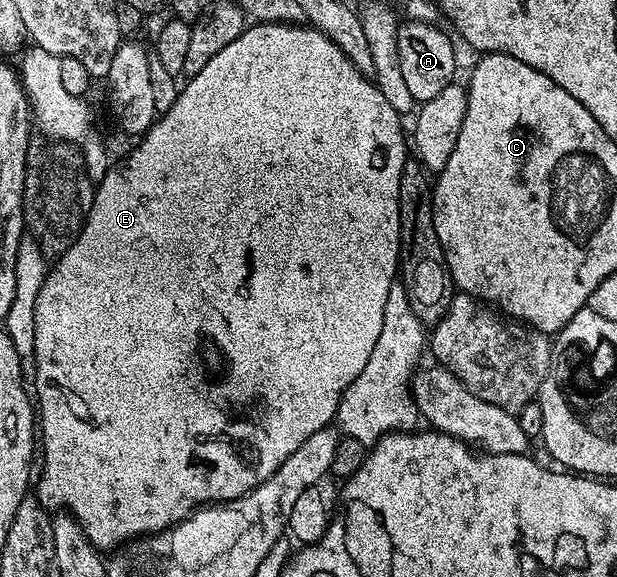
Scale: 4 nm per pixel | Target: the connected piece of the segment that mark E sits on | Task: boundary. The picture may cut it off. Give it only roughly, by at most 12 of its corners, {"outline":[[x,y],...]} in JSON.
{"outline":[[253,23],[34,306],[34,494],[115,550],[337,419],[401,113]]}

